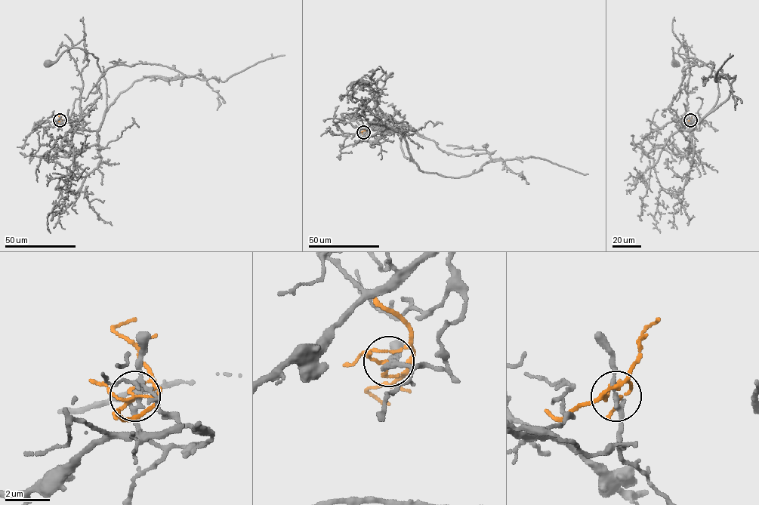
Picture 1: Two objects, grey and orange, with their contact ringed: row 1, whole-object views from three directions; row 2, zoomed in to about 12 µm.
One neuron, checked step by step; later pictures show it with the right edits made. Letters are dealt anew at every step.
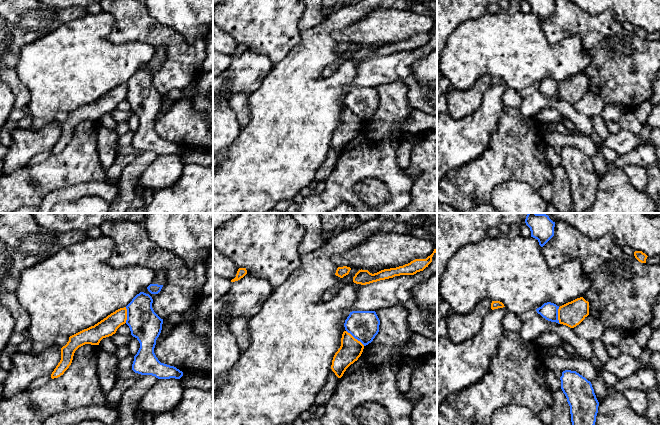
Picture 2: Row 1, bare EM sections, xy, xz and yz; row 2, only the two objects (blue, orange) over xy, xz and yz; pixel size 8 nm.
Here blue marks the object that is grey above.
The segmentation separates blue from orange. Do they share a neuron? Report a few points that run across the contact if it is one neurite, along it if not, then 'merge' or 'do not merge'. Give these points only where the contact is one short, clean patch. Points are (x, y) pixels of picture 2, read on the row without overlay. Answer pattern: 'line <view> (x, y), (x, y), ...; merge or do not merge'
line xz (346, 106), (364, 121); do not merge

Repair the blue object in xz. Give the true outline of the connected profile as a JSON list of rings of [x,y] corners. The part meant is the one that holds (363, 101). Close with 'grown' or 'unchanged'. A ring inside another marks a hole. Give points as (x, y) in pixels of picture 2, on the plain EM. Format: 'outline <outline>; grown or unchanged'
outline [[[352,87],[345,96],[345,106],[364,122],[379,108],[380,96],[375,87]]]; unchanged

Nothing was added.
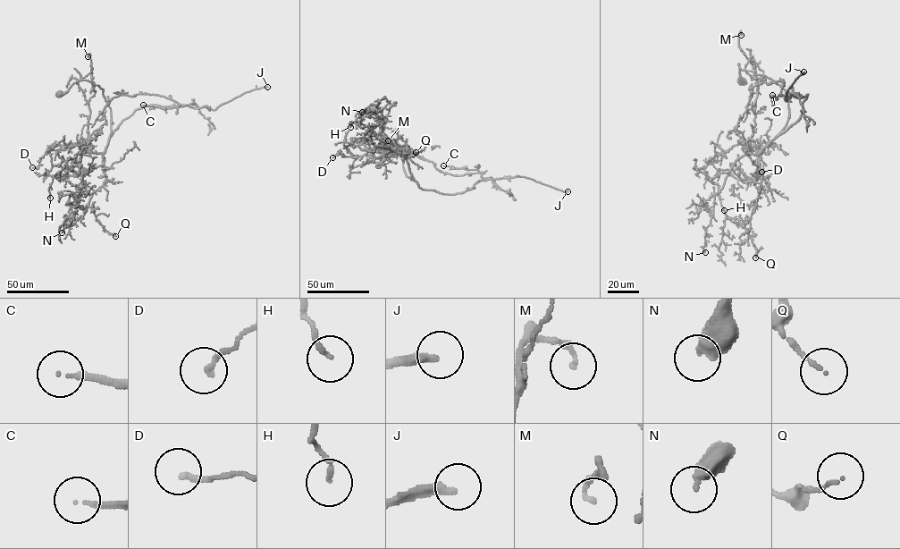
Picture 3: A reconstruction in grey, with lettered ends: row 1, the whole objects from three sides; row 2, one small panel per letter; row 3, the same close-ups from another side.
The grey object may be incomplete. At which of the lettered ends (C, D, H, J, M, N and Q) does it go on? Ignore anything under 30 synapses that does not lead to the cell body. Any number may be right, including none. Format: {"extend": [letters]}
{"extend": ["C", "J"]}

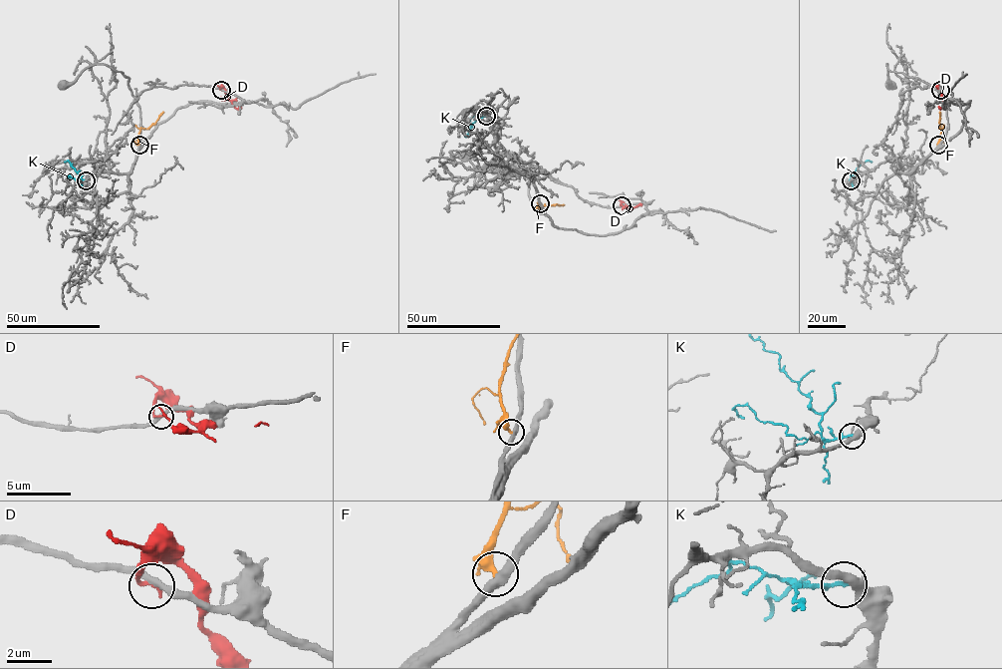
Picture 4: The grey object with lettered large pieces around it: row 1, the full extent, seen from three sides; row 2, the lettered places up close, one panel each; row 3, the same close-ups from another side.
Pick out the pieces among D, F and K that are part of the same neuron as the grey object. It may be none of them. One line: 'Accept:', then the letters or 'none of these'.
Accept: none of these

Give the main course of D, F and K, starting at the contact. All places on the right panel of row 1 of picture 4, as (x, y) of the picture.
D: (940, 90), (937, 88), (944, 101), (938, 108)
F: (938, 145), (939, 112)
K: (851, 180), (860, 166), (868, 161), (871, 163)

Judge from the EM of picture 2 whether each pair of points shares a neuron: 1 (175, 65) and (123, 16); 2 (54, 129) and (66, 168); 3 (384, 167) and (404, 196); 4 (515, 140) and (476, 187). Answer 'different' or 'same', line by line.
1: same
2: different
3: same
4: same

